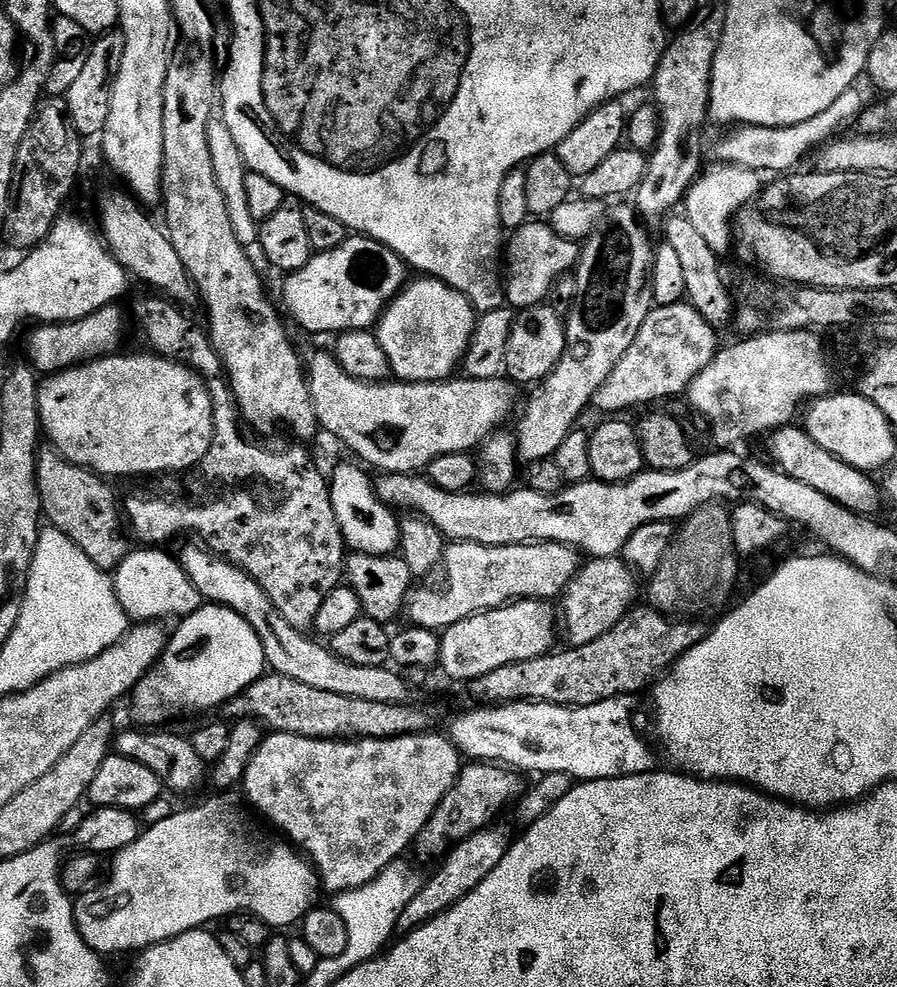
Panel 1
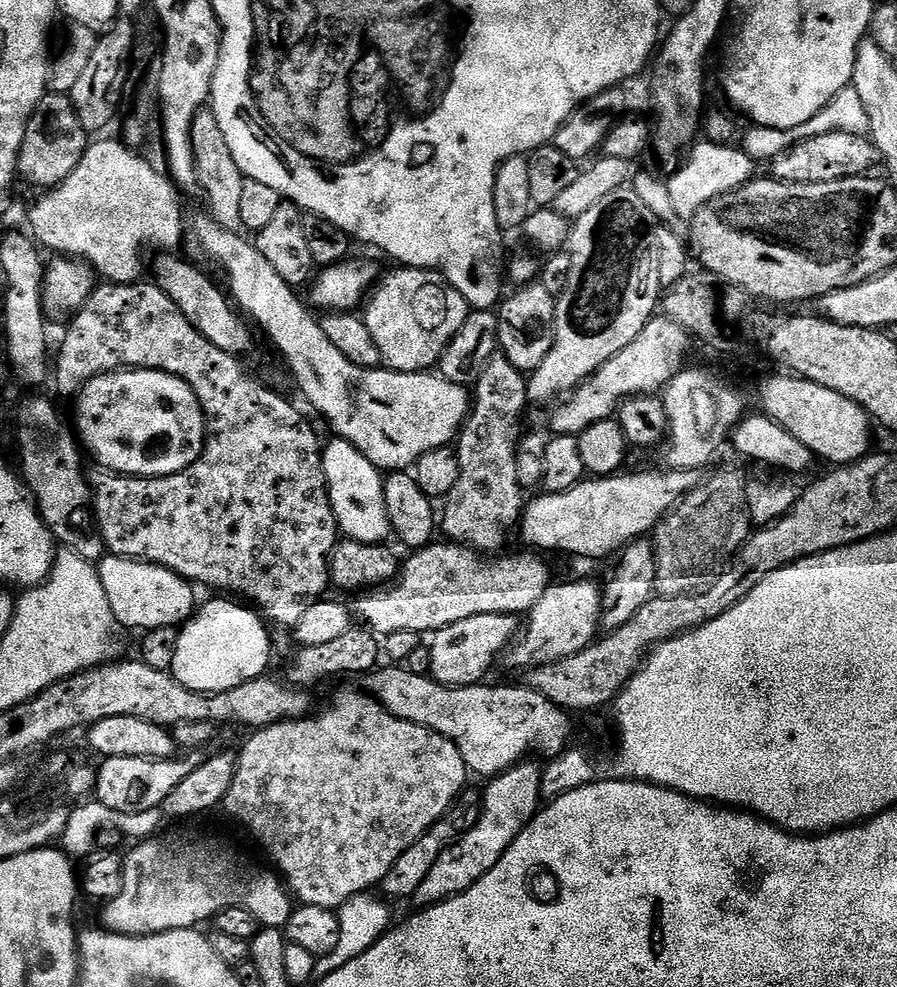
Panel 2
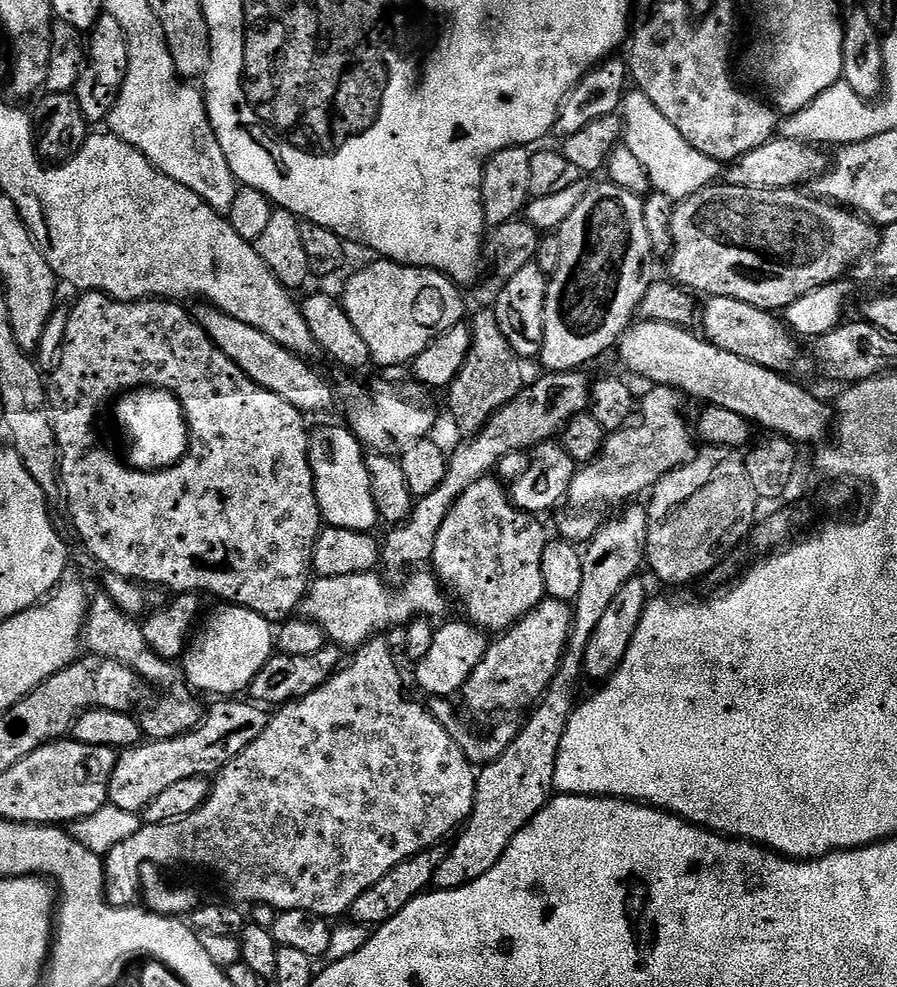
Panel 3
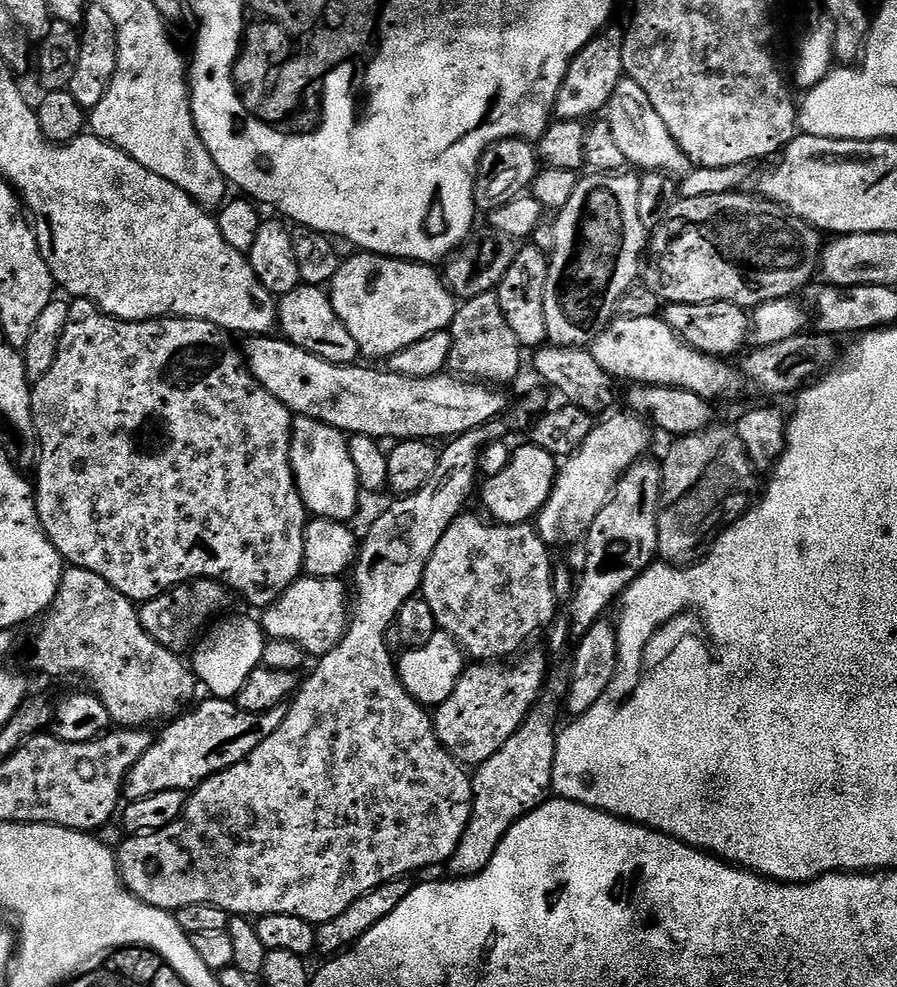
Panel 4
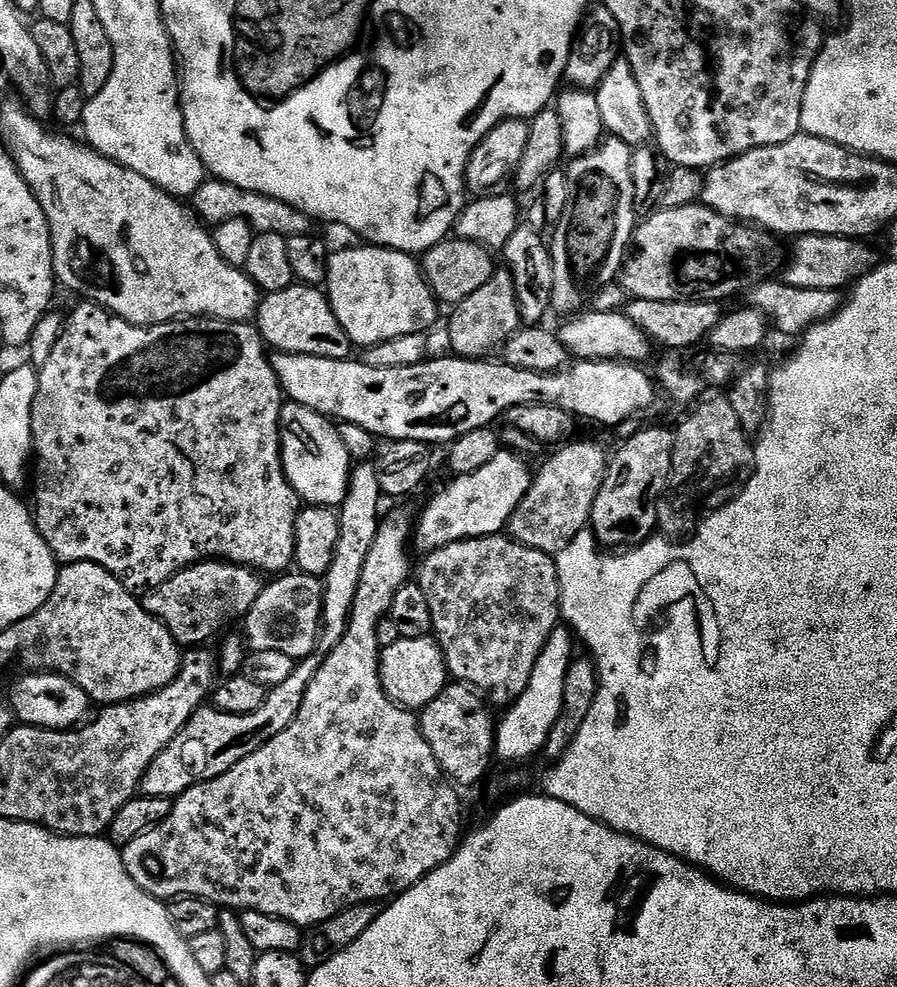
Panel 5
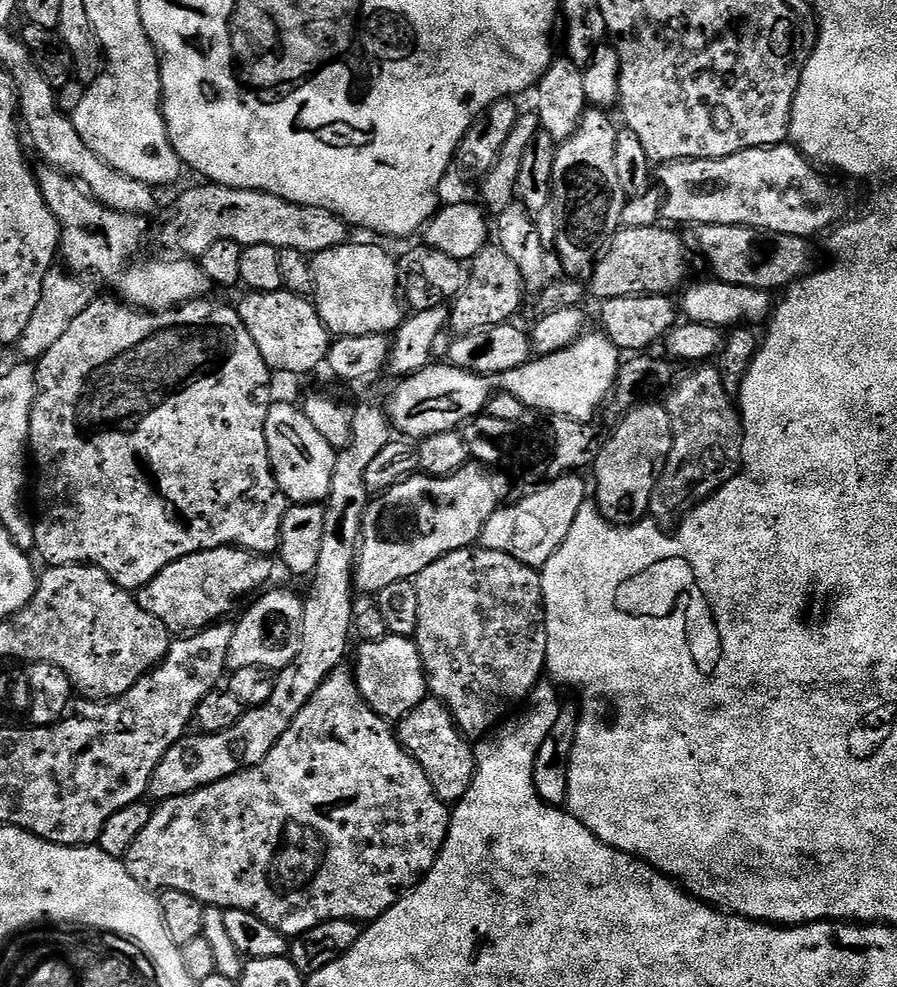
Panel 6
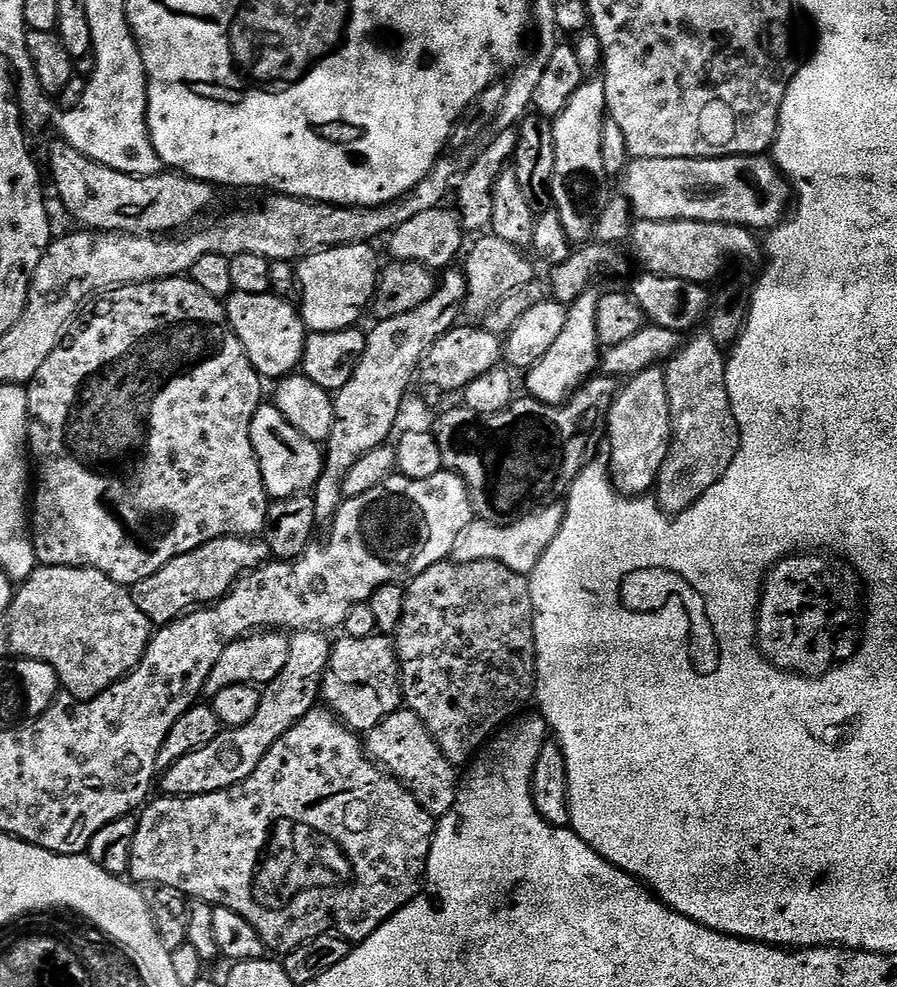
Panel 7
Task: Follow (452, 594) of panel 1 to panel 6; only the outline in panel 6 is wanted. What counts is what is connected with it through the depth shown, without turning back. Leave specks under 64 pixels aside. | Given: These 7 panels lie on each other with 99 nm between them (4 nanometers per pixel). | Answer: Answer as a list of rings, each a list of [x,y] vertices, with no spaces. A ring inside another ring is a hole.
[[[271,588],[261,591],[243,609],[243,612],[245,611],[244,617],[237,622],[232,637],[229,640],[227,637],[226,664],[227,667],[229,664],[229,669],[232,672],[237,672],[243,668],[279,670],[290,662],[294,662],[294,658],[298,654],[303,636],[305,601],[300,596],[296,597],[288,588]]]

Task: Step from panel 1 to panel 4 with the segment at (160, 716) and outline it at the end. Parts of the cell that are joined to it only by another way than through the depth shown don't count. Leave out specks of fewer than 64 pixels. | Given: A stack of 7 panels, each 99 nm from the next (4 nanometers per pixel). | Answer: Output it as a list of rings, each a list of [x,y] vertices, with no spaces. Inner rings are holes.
[[[232,616],[229,620],[223,620],[213,623],[203,633],[202,639],[191,653],[193,656],[192,660],[190,659],[190,667],[196,673],[197,681],[203,687],[205,684],[215,699],[235,701],[240,695],[242,686],[246,686],[246,678],[250,678],[250,674],[261,667],[266,637],[259,619]]]

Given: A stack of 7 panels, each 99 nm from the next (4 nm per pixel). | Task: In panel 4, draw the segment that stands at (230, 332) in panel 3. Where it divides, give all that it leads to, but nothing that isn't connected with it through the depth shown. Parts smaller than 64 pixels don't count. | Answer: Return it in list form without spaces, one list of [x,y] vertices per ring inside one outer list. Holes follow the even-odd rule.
[[[256,334],[249,340],[252,341],[242,348],[244,358],[248,361],[252,376],[267,392],[274,394],[274,398],[278,398],[278,402],[286,405],[289,412],[296,416],[308,416],[312,420],[329,424],[331,428],[337,428],[339,432],[345,434],[368,435],[375,438],[393,436],[391,439],[396,442],[401,440],[440,442],[503,417],[505,415],[503,412],[508,408],[507,398],[500,393],[503,391],[483,382],[461,378],[456,374],[410,378],[387,370],[379,372],[376,368],[331,364],[276,334]]]

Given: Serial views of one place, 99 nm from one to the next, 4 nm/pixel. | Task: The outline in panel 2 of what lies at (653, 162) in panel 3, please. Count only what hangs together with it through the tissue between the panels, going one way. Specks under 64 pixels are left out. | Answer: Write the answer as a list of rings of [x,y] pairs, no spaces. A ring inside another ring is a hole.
[[[696,142],[687,153],[688,161],[673,176],[667,177],[670,198],[674,202],[674,210],[678,210],[681,218],[691,218],[703,204],[708,204],[722,192],[733,192],[757,175],[757,161],[745,154],[743,147],[728,148],[724,142]]]

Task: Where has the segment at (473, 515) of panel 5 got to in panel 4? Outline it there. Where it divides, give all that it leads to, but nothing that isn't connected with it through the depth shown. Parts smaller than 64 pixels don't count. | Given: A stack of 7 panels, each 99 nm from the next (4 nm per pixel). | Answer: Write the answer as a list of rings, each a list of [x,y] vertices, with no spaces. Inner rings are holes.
[[[525,442],[521,448],[517,447],[510,458],[510,464],[502,474],[494,474],[483,481],[484,484],[484,508],[487,515],[498,524],[527,524],[533,518],[539,516],[542,506],[550,498],[550,494],[556,485],[558,473],[557,457],[551,456],[546,450],[539,448],[537,444]]]

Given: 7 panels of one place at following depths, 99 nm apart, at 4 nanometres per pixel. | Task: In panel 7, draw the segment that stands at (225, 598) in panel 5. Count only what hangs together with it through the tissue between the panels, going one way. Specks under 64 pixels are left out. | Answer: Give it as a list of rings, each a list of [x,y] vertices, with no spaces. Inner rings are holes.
[[[223,536],[206,542],[162,566],[150,578],[131,585],[134,606],[152,621],[153,625],[163,626],[188,615],[189,612],[216,603],[236,585],[242,576],[247,576],[256,568],[269,563],[268,545],[260,538],[243,536]]]

